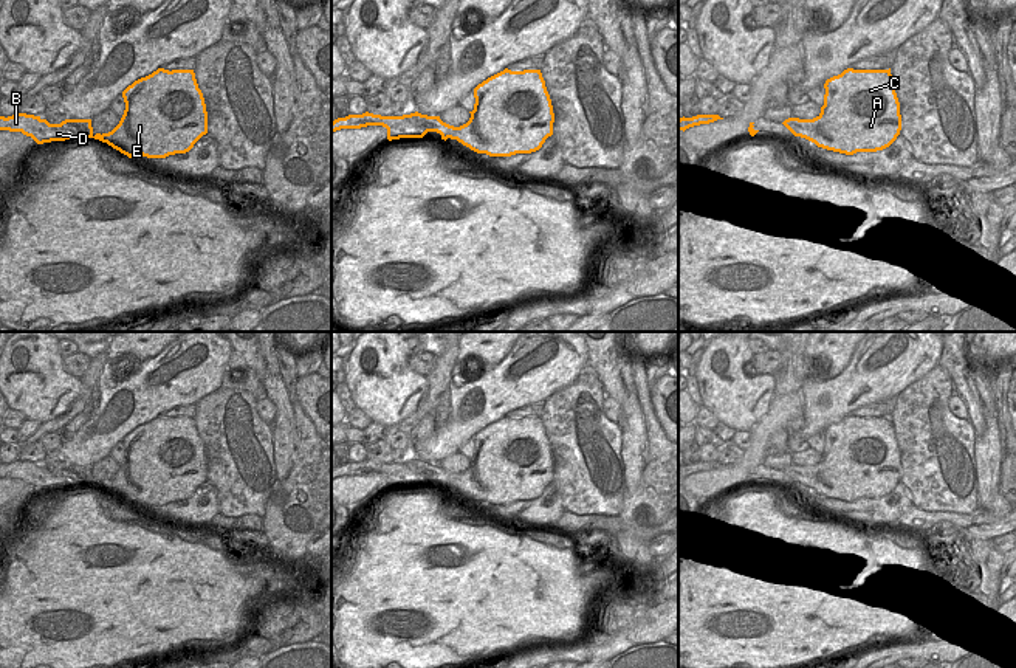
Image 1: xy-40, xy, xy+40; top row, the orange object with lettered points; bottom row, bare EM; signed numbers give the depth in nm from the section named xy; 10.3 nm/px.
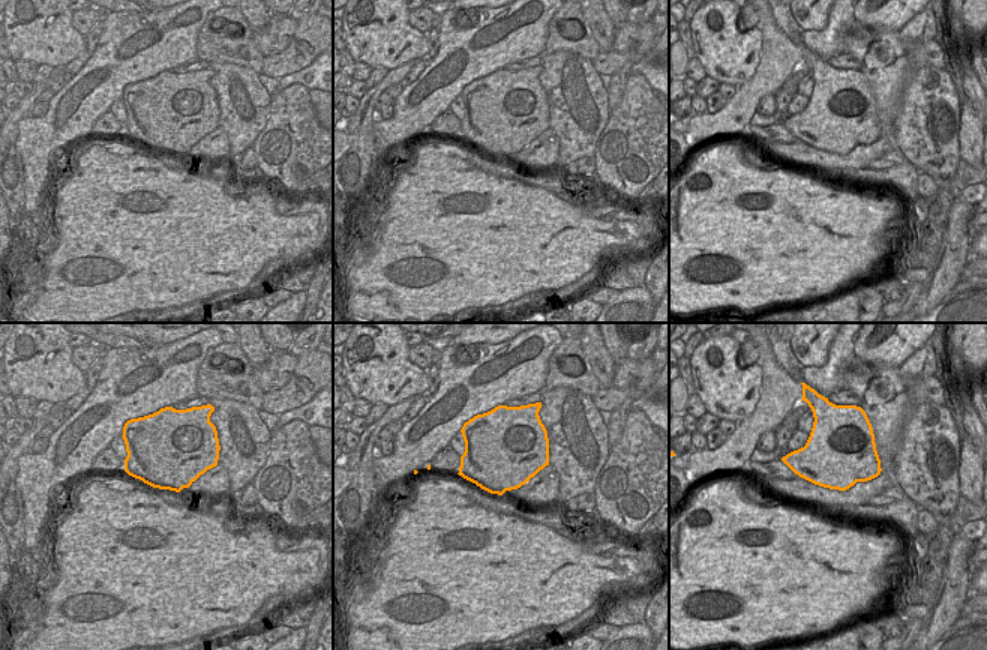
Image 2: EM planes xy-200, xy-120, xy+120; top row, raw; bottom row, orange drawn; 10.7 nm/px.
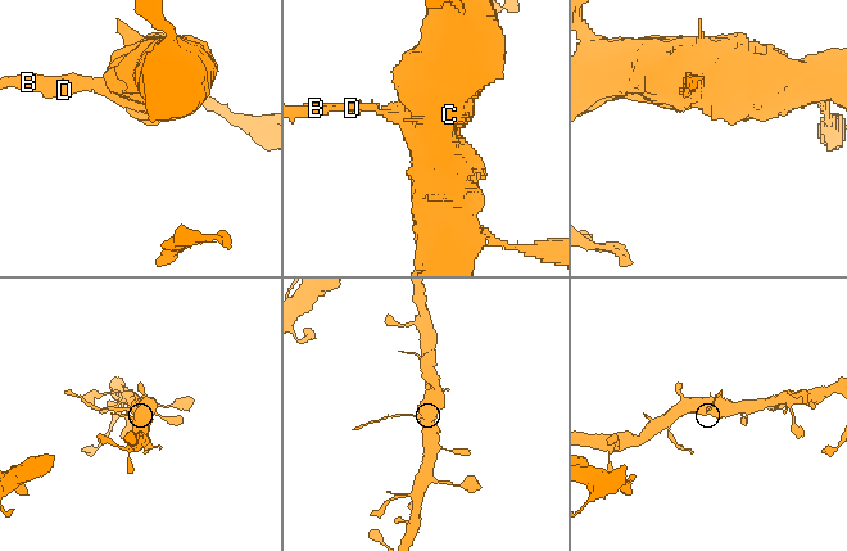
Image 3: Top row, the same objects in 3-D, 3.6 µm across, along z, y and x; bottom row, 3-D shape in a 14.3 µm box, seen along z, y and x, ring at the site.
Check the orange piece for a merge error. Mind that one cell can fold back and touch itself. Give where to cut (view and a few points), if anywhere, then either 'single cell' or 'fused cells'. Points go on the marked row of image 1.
cut in xy along (442, 123), (448, 129), (449, 137); fused cells

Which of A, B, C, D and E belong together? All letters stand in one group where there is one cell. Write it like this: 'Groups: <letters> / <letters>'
Groups: A C E / B D.

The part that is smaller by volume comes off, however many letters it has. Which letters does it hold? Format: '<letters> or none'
B, D.

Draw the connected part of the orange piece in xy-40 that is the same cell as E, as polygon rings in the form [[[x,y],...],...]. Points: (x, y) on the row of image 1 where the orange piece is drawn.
[[[158,68],[135,81],[122,91],[125,102],[119,124],[102,133],[102,143],[132,158],[135,153],[147,158],[166,158],[189,152],[208,133],[208,112],[194,70]]]

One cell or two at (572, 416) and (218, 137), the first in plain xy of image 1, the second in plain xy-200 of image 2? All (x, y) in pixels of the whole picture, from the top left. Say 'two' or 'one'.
two

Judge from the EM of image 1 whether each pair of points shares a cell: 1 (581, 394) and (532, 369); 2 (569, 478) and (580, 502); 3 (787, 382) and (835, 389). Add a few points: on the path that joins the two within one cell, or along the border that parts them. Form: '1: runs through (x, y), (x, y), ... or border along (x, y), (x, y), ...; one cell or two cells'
1: border along (575, 380), (542, 402); two cells
2: runs through (575, 484), (580, 488), (580, 496); one cell
3: border along (809, 375), (799, 389); two cells

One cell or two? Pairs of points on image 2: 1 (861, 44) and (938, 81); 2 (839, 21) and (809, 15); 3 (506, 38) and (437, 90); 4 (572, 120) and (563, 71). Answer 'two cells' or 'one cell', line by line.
1: two cells
2: two cells
3: one cell
4: one cell

